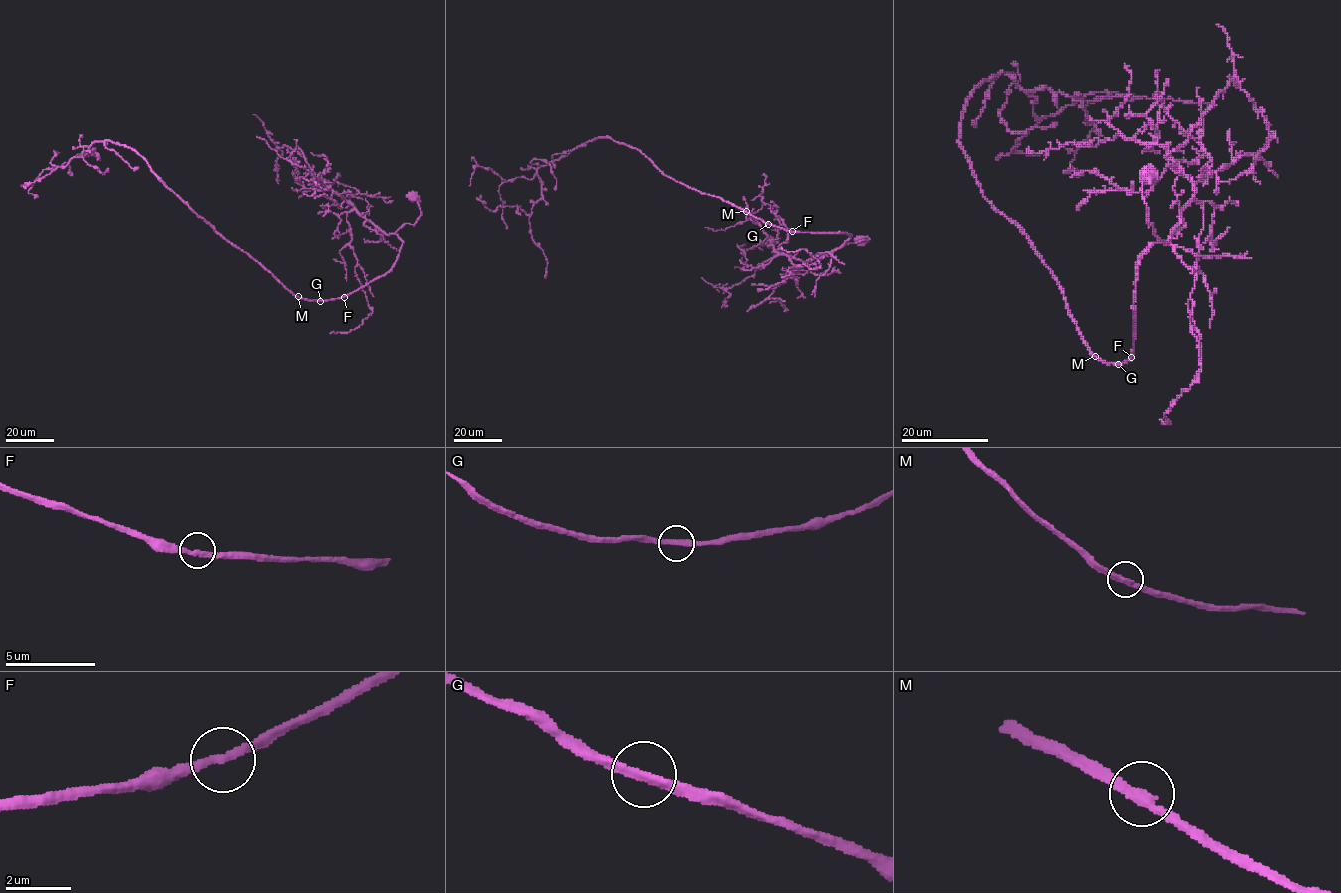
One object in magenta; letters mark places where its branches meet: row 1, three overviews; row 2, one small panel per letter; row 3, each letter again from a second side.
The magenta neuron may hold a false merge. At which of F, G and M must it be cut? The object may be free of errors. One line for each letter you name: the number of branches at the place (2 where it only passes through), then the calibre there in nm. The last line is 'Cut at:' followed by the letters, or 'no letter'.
Cut at: no letter

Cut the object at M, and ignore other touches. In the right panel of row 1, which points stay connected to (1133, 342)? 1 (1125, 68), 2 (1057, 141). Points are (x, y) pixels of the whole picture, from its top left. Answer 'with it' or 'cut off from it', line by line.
1: with it
2: with it

